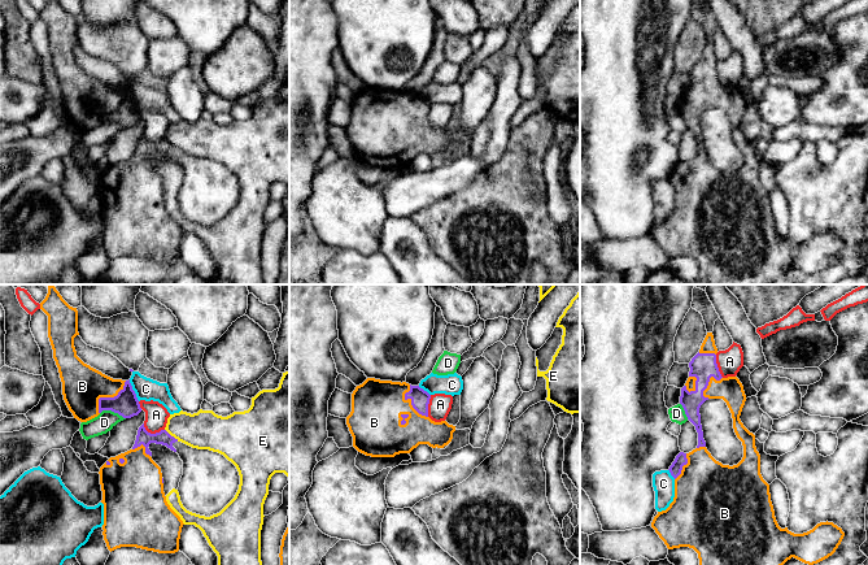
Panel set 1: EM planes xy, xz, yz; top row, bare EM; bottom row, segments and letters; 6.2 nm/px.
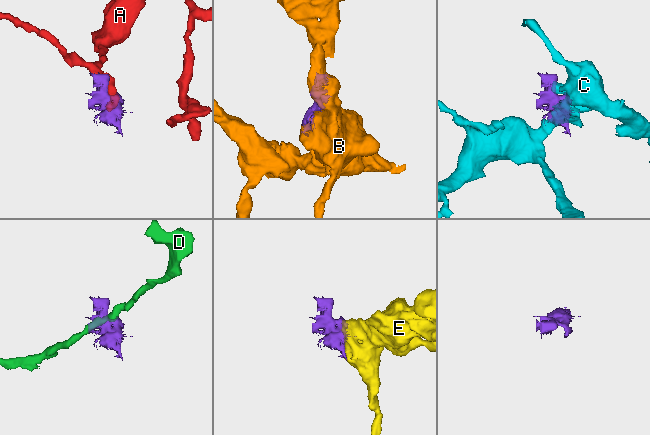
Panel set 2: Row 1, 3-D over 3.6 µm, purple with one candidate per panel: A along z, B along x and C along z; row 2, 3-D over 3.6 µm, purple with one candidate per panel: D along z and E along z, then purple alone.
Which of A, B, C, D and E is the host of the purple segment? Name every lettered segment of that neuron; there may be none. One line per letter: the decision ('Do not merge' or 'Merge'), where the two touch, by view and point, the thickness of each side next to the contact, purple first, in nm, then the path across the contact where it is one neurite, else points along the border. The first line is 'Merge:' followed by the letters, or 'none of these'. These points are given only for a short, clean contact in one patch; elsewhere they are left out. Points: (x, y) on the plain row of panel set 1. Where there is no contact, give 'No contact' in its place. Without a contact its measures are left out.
Merge: B
A: Do not merge. Touches purple at xy (152, 143). Thickness 90 nm (purple) against 140 nm
B: Merge. Touches purple at xy (107, 107). Thickness 160 nm (purple) against 260 nm
C: Do not merge. Touches purple at xy (132, 99). Thickness 160 nm (purple) against 140 nm
D: Do not merge. Touches purple at xy (113, 120). Thickness 160 nm (purple) against 120 nm. Boundary: xy (100, 121), (113, 120), (125, 127)
E: Do not merge. Touches purple at xy (170, 144). Thickness 90 nm (purple) against 240 nm

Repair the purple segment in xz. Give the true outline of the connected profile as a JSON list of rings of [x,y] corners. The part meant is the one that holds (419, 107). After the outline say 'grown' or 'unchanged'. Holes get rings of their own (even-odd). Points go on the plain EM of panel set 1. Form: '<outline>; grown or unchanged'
[[[367,87],[352,103],[352,121],[346,134],[353,145],[353,156],[371,166],[394,166],[410,162],[419,153],[444,157],[453,148],[455,135],[446,130],[435,131],[428,126],[431,104],[419,95],[406,91]]]; grown

